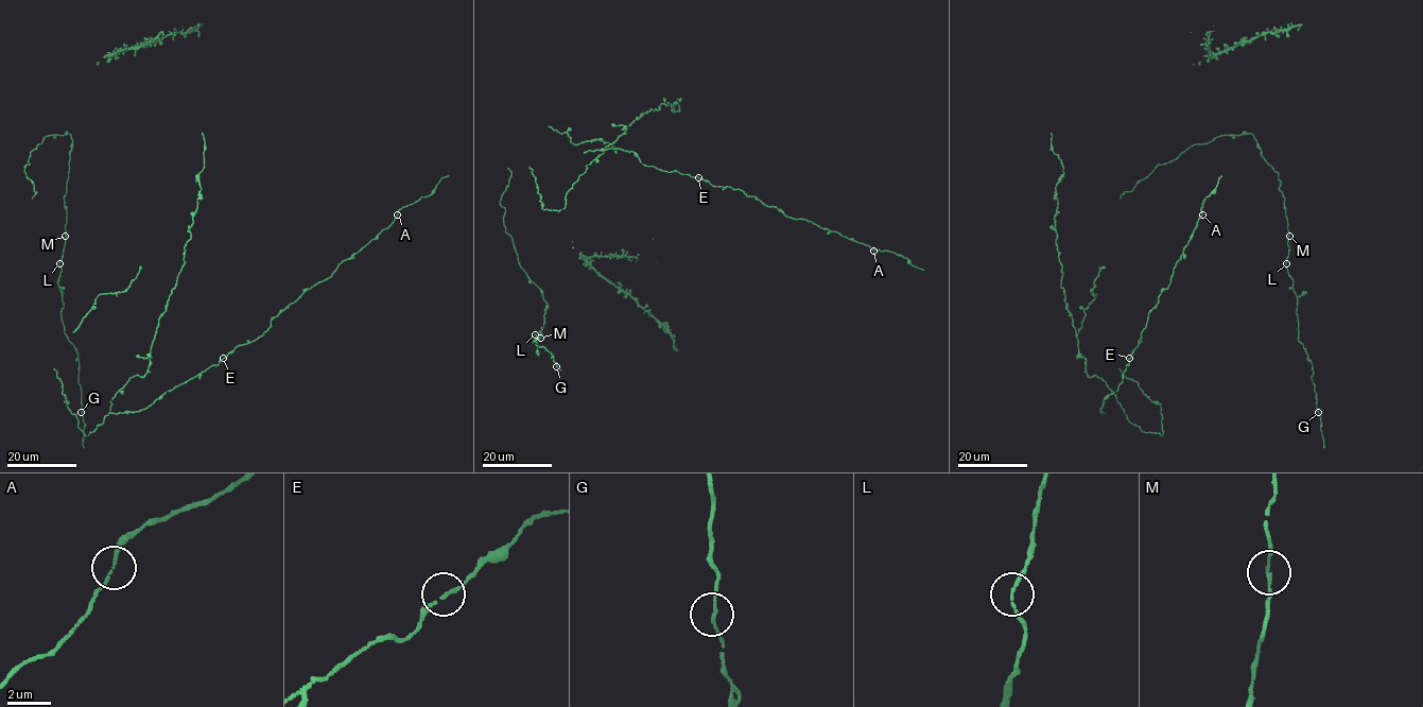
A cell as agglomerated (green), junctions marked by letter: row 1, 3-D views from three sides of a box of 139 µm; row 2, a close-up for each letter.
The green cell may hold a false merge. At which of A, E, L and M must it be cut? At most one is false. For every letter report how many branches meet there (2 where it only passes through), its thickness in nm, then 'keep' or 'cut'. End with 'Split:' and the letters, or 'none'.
A: branches 2; calibre 130 nm; keep
E: branches 2; calibre 130 nm; keep
L: branches 2; calibre 130 nm; keep
M: branches 2; calibre 130 nm; keep
Split: none

